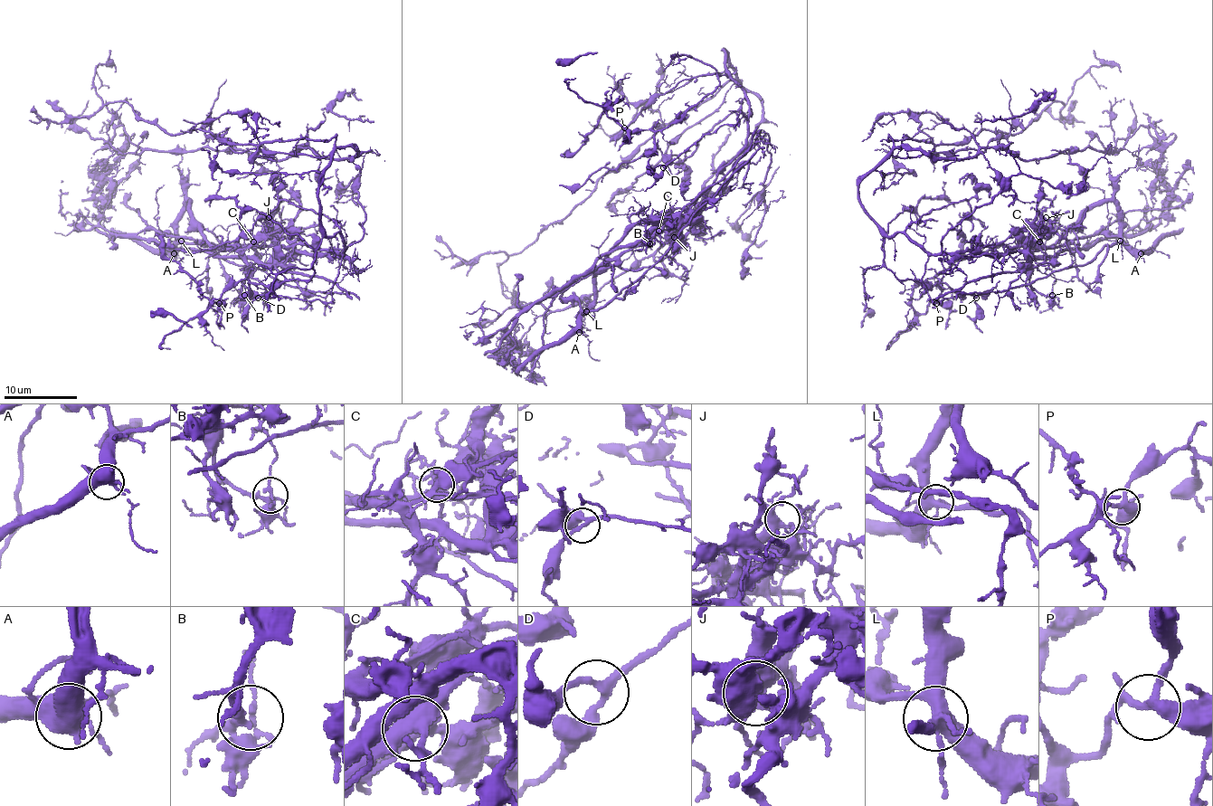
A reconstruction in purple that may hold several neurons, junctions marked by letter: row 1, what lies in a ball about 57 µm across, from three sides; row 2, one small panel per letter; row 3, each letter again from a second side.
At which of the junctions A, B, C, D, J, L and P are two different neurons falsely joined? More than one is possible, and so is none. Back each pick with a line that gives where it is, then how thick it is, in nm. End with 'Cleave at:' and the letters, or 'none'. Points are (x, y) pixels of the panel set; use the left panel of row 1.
B: place (244, 295); calibre 160 nm
C: place (253, 241); calibre 480 nm
Cleave at: B, C

